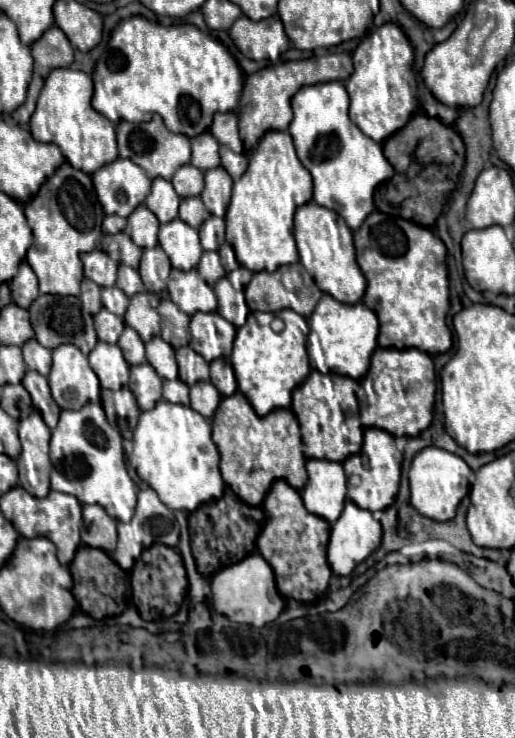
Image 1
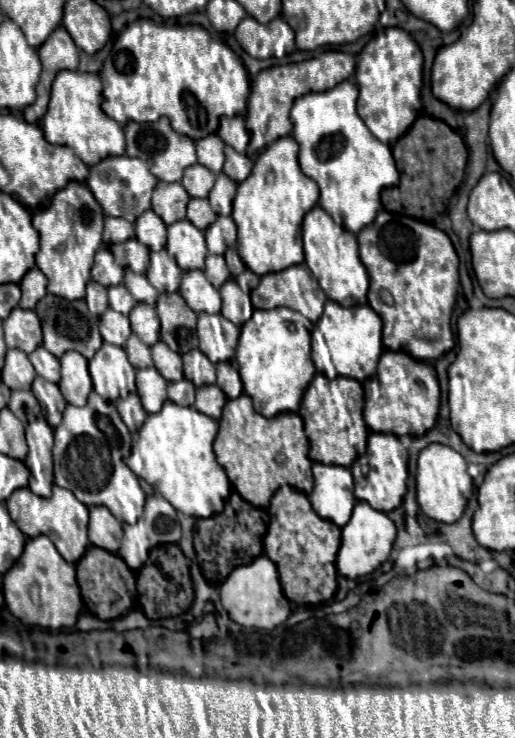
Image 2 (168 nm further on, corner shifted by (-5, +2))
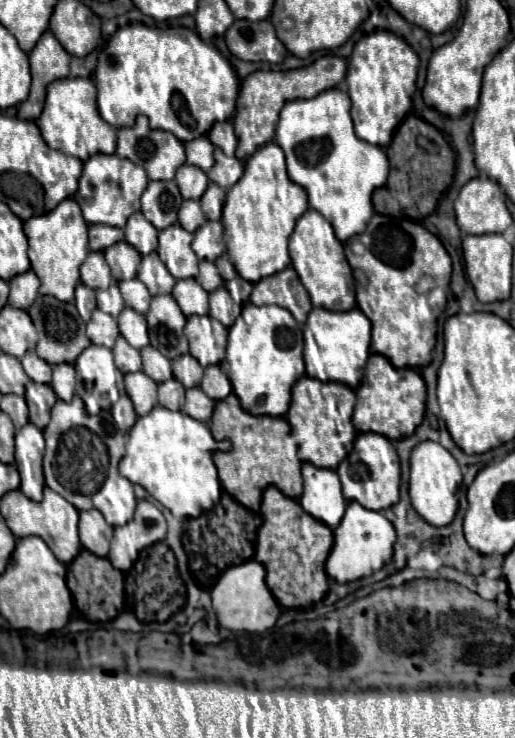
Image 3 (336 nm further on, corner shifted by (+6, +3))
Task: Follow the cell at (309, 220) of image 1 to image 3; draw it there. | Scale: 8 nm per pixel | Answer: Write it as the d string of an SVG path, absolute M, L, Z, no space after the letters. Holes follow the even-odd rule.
M309 208L295 224L295 230L289 238L289 254L293 260L293 268L301 276L311 300L315 306L329 310L351 310L357 306L355 302L355 280L349 268L349 262L343 254L343 244L333 234L331 224L313 208Z

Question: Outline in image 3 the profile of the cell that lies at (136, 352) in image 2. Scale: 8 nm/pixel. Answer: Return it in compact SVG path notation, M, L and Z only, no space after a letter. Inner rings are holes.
M123 336L117 338L117 344L113 346L113 356L115 356L117 368L119 368L123 374L141 370L141 356L139 356L139 350L135 350Z

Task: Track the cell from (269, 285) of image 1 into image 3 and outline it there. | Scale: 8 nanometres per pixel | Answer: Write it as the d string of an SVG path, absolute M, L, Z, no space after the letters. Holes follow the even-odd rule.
M287 266L285 270L273 274L273 276L261 278L253 286L249 302L255 306L275 304L275 306L287 308L299 324L305 324L307 314L313 308L311 298L307 294L305 286L301 284L293 266Z

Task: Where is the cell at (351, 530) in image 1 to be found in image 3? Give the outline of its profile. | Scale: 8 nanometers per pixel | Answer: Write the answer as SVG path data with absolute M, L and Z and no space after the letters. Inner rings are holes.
M349 502L345 516L343 516L341 524L333 530L333 534L335 534L335 544L327 558L325 570L333 580L337 580L341 584L373 574L393 556L393 544L395 544L393 524L379 512L367 510L357 502Z

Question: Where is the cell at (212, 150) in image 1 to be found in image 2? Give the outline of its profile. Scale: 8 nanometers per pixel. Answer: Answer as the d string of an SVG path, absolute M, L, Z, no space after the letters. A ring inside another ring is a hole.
M208 135L200 141L196 141L196 155L198 155L198 163L212 169L212 173L220 175L222 173L222 165L224 165L224 141L220 141L220 137L216 135Z

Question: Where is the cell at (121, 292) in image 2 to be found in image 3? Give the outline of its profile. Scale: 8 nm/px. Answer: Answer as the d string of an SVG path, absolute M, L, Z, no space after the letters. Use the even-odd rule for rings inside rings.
M115 282L107 290L97 290L97 308L111 314L113 318L117 318L119 312L125 308L125 302Z

